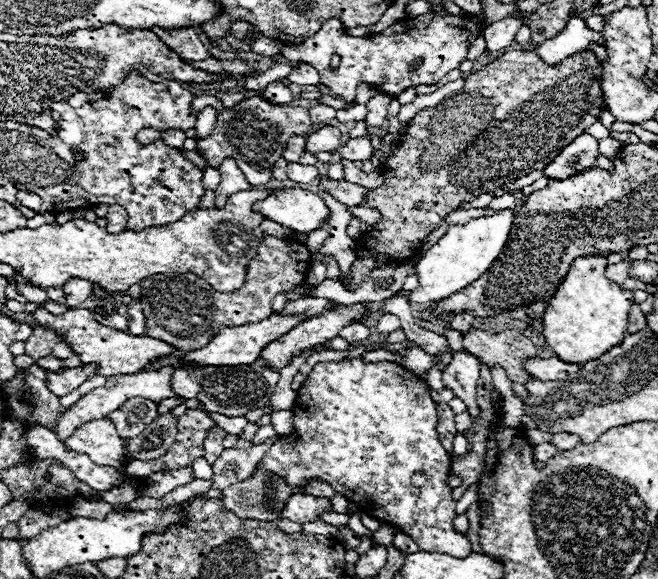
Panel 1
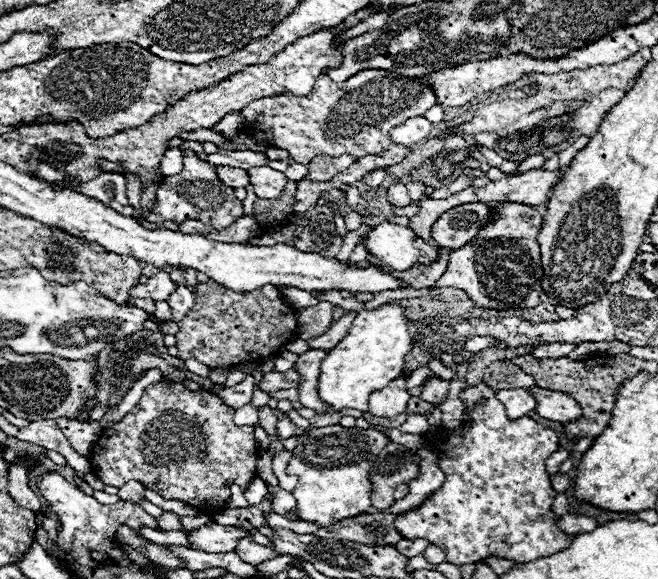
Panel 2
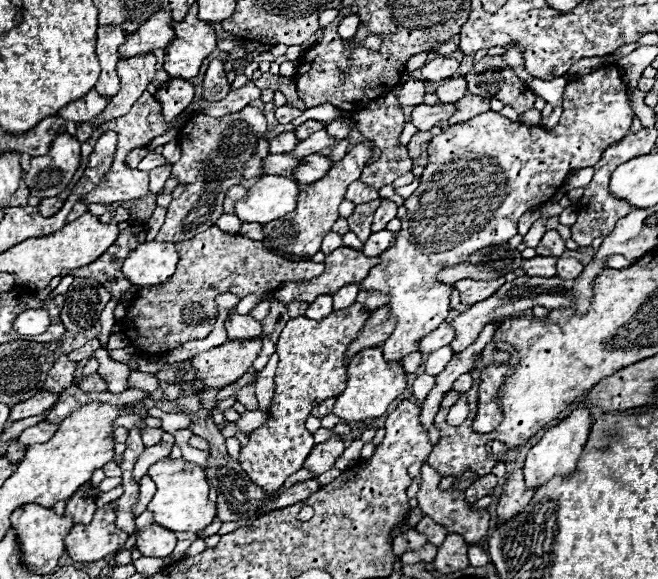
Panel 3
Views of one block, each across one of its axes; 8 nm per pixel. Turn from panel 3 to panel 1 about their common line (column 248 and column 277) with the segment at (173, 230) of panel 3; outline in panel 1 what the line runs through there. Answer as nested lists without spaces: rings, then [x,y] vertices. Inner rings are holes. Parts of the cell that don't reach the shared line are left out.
[[[254,96],[236,104],[234,108],[222,108],[216,128],[208,138],[198,140],[198,148],[212,166],[220,166],[224,158],[234,158],[240,170],[244,172],[246,180],[252,186],[260,186],[272,180],[270,174],[272,164],[282,156],[282,150],[286,148],[286,140],[294,134],[306,136],[310,132],[312,132],[312,120],[306,108],[276,106],[260,96]]]

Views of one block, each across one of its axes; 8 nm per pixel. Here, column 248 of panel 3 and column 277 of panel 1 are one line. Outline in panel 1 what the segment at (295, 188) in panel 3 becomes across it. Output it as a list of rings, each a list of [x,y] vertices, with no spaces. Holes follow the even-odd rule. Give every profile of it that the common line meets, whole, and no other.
[[[278,188],[264,200],[258,200],[252,210],[294,232],[306,234],[322,228],[322,222],[330,218],[330,210],[324,200],[304,188]]]

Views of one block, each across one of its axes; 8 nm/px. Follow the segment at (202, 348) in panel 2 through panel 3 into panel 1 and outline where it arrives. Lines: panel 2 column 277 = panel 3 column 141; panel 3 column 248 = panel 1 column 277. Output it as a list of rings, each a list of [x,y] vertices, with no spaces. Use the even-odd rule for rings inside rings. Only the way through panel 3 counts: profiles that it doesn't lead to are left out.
[[[264,236],[256,258],[248,264],[246,282],[232,294],[212,290],[194,274],[154,274],[140,282],[140,304],[146,316],[146,334],[170,342],[178,350],[198,350],[206,346],[222,328],[234,328],[248,322],[260,322],[272,314],[272,298],[280,292],[290,292],[302,284],[310,266],[310,252],[300,242]]]

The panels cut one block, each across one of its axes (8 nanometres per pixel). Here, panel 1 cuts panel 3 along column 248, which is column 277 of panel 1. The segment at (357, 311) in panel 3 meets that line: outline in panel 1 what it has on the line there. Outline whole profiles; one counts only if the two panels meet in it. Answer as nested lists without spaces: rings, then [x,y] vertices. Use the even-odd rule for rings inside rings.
[[[360,356],[344,358],[340,362],[318,362],[298,390],[292,414],[296,442],[290,444],[286,436],[280,436],[258,462],[258,468],[280,476],[296,494],[304,492],[304,482],[312,478],[328,482],[348,502],[356,504],[362,514],[398,526],[418,544],[420,550],[446,552],[458,558],[472,554],[472,542],[468,540],[466,532],[454,530],[456,500],[452,498],[452,488],[446,482],[452,460],[440,444],[440,436],[436,432],[438,410],[430,396],[430,386],[420,376],[396,362],[374,364],[362,362]],[[414,472],[422,472],[426,476],[424,486],[416,488],[412,484],[410,478]]]

